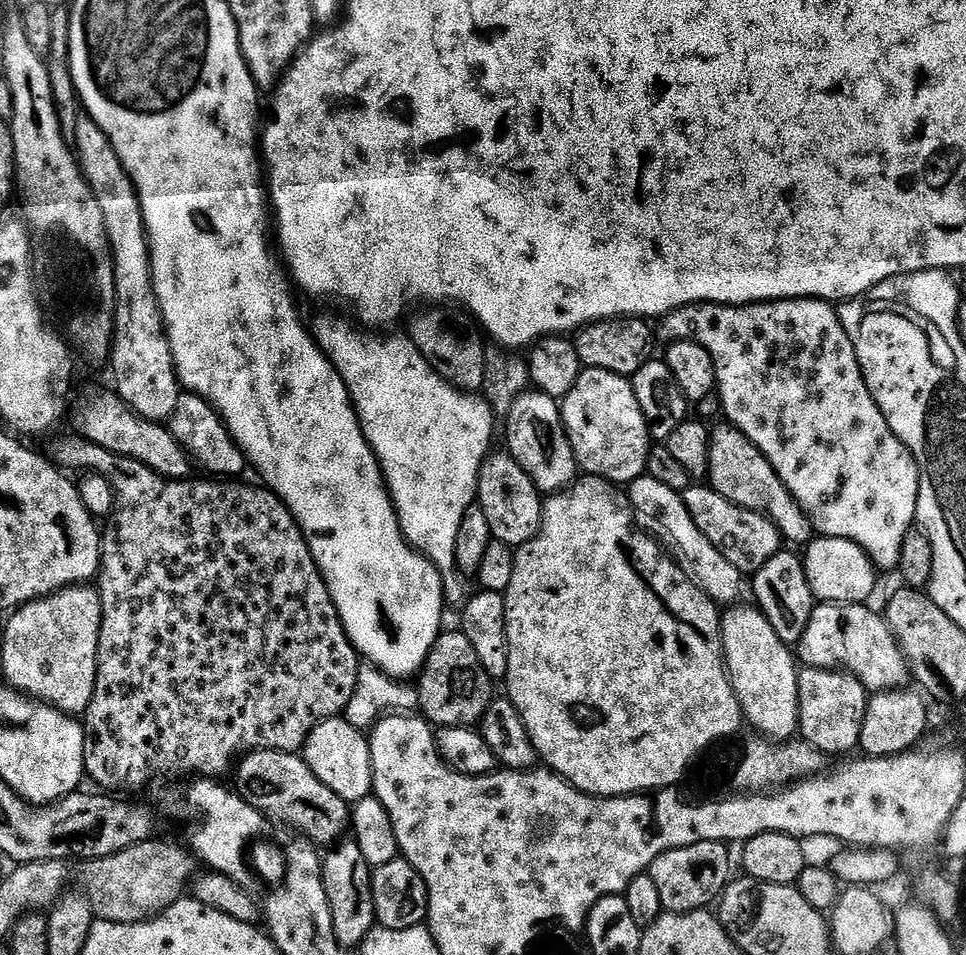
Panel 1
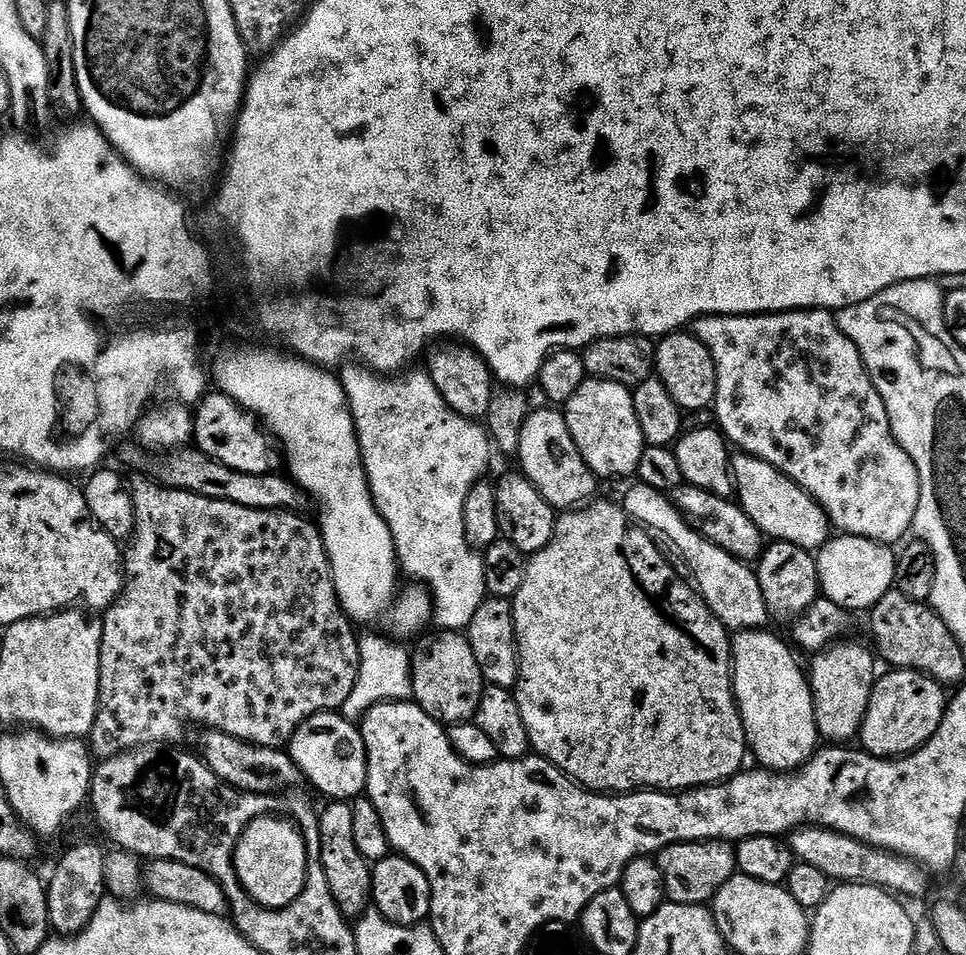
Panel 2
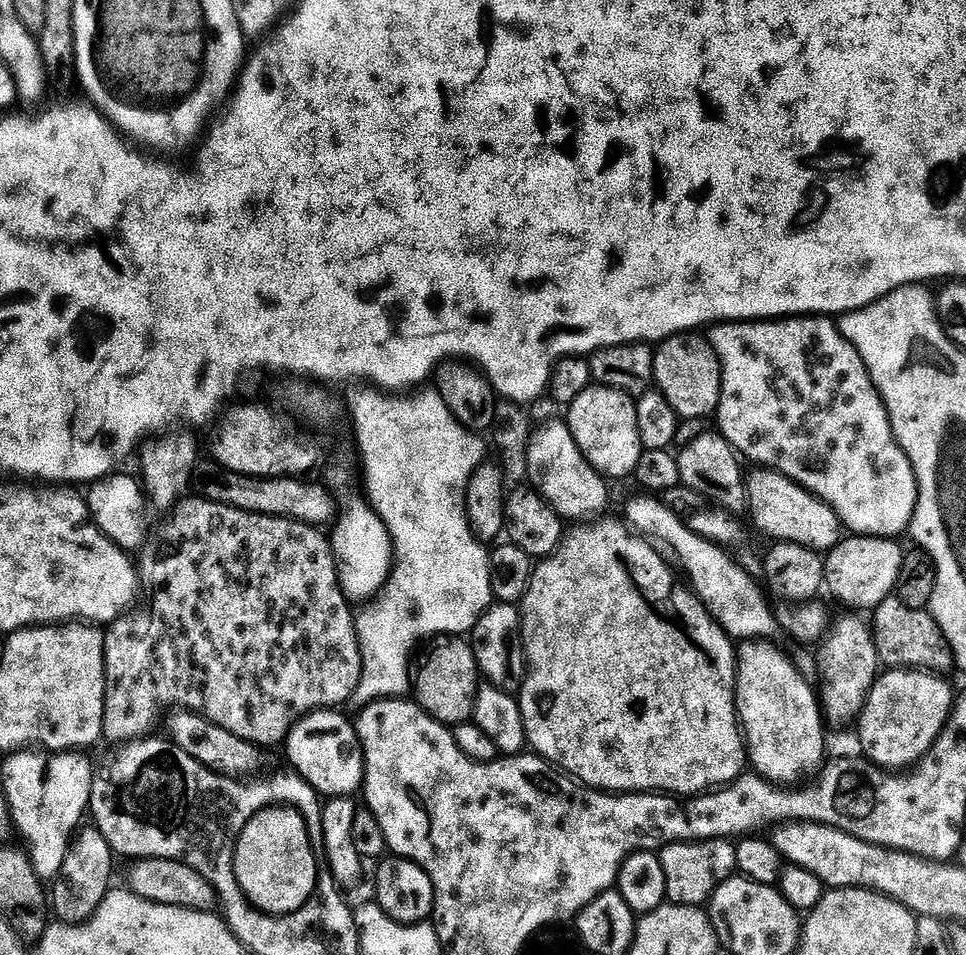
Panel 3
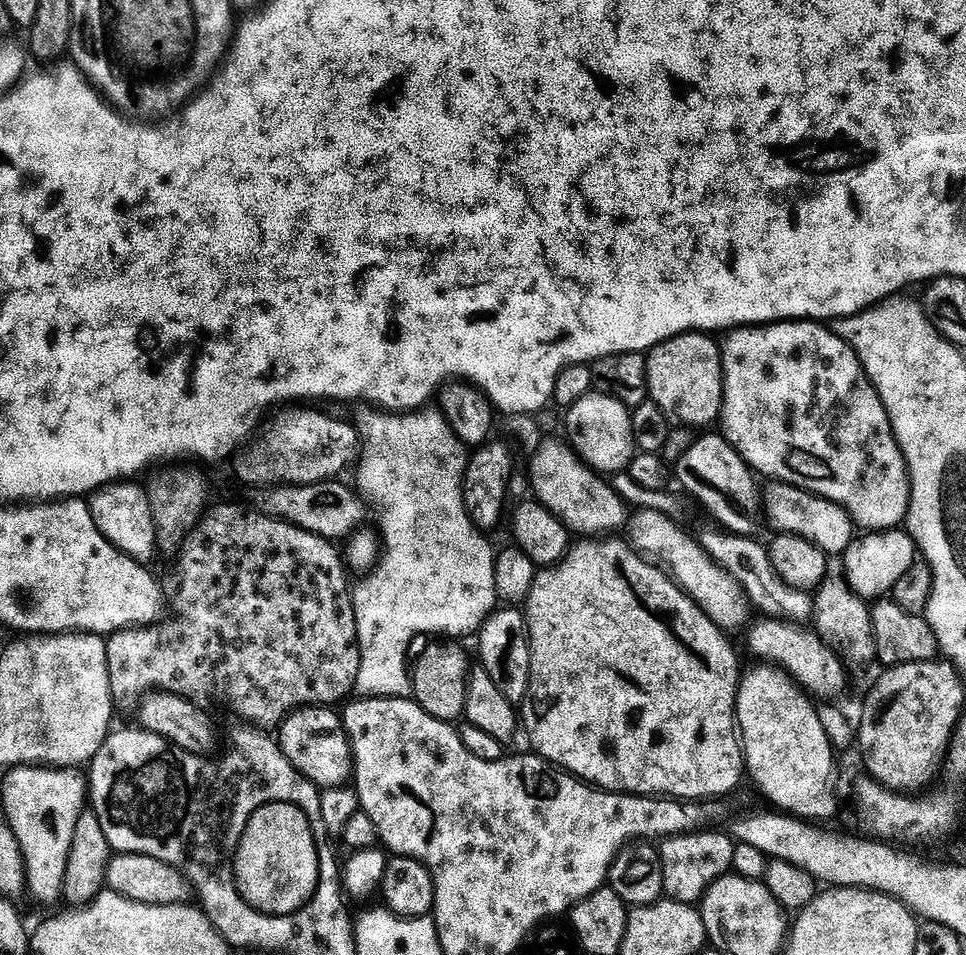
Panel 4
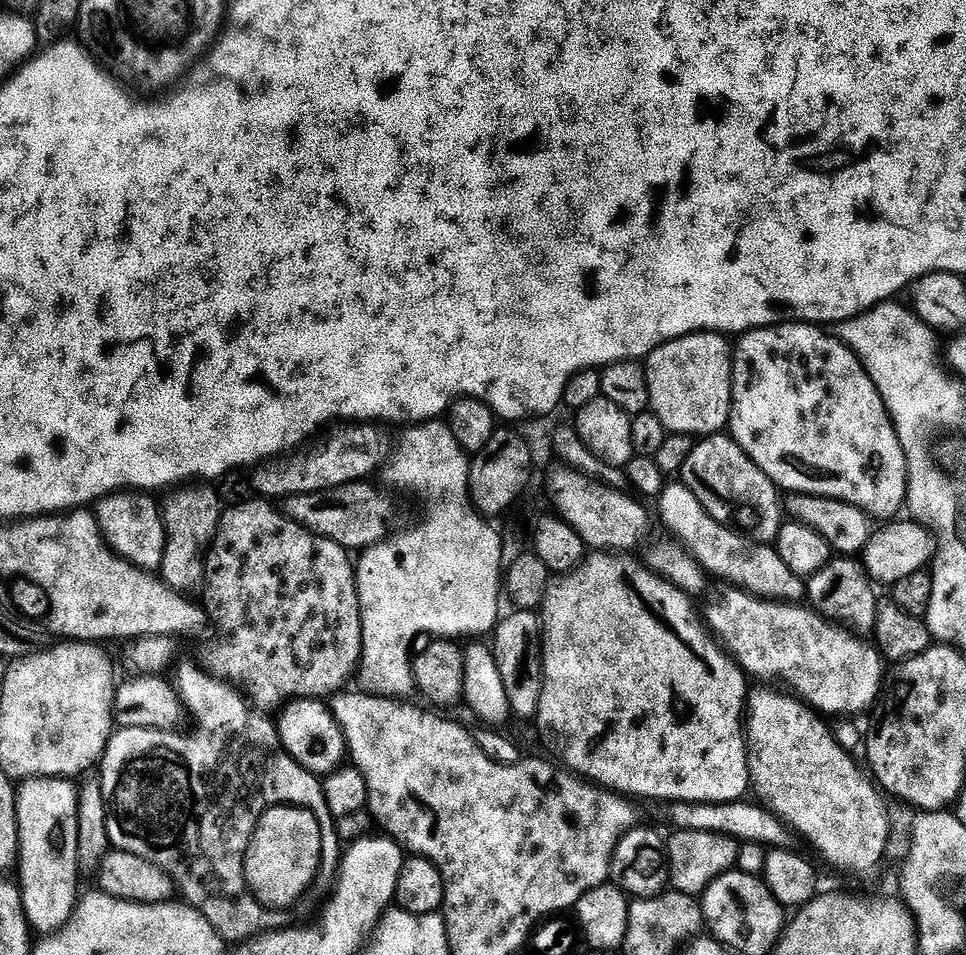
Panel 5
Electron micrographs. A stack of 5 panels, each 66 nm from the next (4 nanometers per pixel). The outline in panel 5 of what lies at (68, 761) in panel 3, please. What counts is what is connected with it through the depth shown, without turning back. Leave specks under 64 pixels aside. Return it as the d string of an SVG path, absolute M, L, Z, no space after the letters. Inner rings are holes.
M42 776L25 780L16 793L20 831L18 883L31 931L56 934L67 924L78 903L76 875L82 871L78 848L77 787L68 778Z

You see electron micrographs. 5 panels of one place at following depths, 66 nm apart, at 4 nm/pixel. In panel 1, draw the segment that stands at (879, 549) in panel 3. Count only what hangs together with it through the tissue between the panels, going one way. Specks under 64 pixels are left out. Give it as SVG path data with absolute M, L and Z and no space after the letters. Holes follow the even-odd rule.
M820 536L813 539L803 549L802 559L810 590L816 595L817 601L829 604L867 605L868 599L876 592L876 565L863 548L846 538Z

